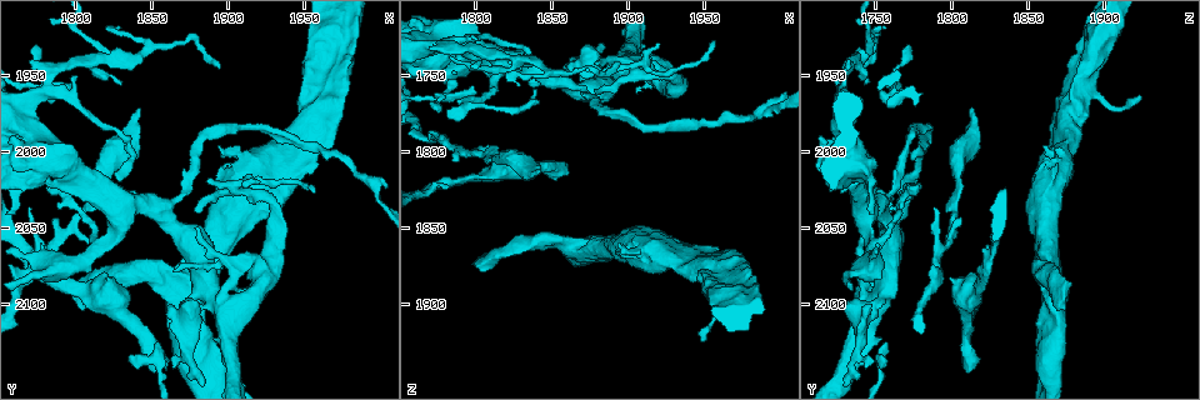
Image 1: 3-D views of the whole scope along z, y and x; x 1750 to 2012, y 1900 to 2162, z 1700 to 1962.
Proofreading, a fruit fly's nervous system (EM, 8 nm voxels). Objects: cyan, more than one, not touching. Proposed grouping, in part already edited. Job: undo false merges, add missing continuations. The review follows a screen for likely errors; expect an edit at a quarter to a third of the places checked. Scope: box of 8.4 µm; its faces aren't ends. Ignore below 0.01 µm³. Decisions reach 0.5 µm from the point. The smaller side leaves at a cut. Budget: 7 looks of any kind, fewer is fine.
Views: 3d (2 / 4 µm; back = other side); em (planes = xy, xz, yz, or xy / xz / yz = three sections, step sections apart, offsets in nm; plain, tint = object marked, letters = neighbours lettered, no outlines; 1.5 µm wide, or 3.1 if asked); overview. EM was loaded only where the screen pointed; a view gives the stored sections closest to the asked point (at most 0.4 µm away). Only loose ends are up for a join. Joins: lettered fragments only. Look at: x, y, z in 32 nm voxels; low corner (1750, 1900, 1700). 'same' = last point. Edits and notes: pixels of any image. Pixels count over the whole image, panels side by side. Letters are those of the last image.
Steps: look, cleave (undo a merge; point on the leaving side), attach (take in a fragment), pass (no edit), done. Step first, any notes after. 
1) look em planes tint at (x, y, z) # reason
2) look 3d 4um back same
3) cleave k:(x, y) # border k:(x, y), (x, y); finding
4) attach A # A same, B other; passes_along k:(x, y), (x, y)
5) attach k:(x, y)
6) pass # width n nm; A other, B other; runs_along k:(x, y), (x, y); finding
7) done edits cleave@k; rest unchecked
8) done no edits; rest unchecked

look 3d 2um at (1834, 2136, 1754) # branch stops here

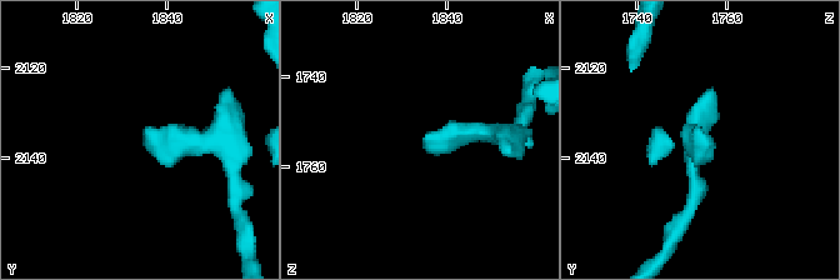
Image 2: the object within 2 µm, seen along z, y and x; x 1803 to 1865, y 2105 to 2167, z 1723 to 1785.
look em xz step 8 tint at (1835, 2135, 1753)

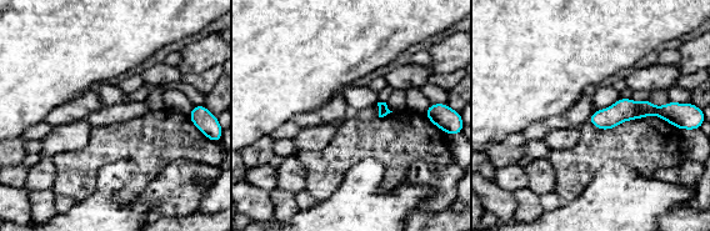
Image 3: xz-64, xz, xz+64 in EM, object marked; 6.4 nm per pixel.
look em planes letters same

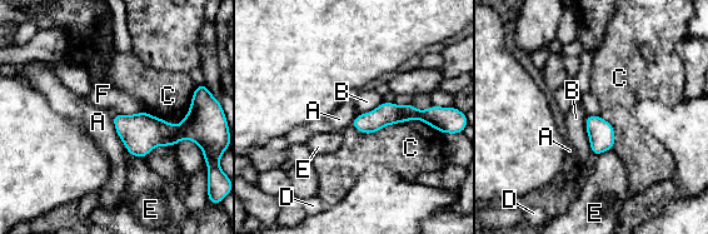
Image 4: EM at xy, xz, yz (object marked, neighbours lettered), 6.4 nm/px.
pass # A other, B other, C other, D other, E other, F other; no lettered fragment goes on from it

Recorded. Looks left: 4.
look em xy step 4 tint at (1804, 2104, 1872) # long arm stops here

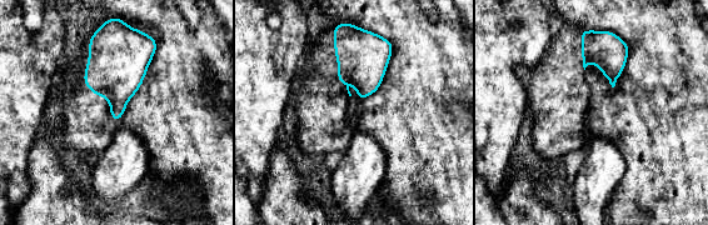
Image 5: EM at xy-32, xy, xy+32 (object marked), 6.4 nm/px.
look em xy step 4 letters same # what lies round it

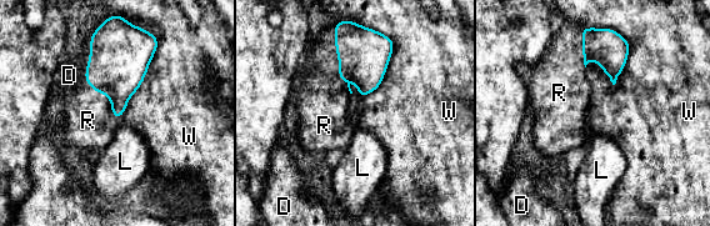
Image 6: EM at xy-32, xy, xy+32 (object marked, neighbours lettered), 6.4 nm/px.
attach R # D other, L other, R same, W other; passes_along 6:(119, 60), (89, 85), (88, 120); it goes on there

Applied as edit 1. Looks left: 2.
look overview # redraw

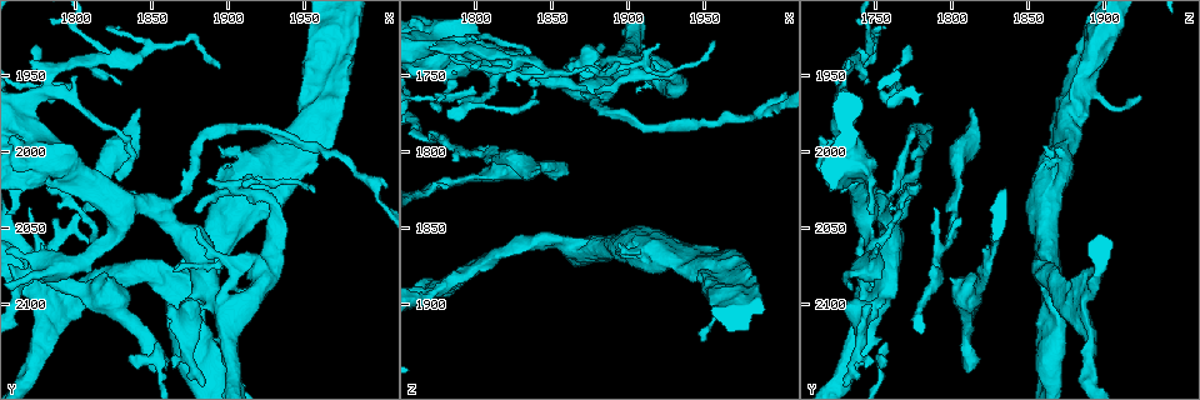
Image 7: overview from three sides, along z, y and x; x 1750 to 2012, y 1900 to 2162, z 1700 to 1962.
look em planes letters at (1780, 1958, 1730) # thin arm on a thick one

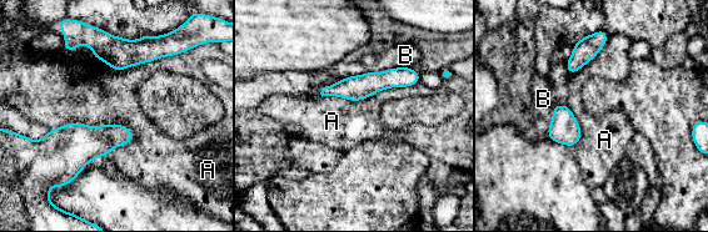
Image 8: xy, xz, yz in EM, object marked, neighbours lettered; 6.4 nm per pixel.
pass # A other, B other; border 8:(49, 127), (123, 124), (135, 136); continuous, no second cell

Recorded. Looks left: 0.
done edits attach@6; rest unchecked

